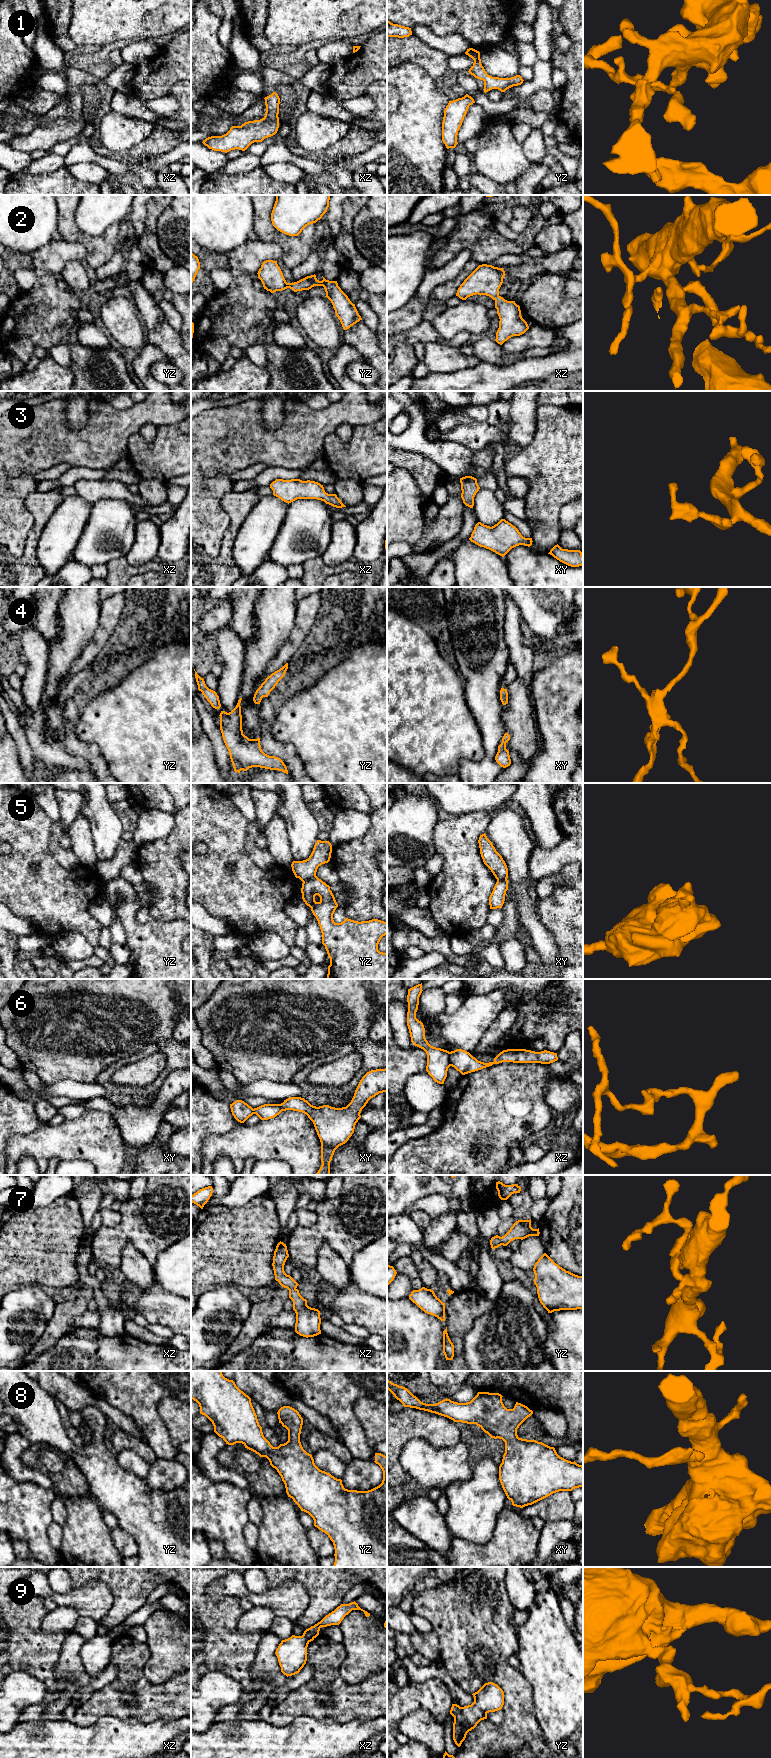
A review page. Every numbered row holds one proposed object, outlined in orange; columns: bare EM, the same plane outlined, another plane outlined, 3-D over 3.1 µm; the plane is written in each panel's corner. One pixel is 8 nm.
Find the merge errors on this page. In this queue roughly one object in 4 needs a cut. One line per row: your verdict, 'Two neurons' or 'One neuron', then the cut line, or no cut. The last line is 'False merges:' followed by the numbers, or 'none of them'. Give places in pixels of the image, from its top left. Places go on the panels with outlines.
1: One neuron. No split
2: One neuron. No split
3: One neuron. No split
4: One neuron. No split
5: Two neurons. Split along yz (315, 875), (303, 882)
6: Two neurons. Split along xz (448, 1052), (451, 1065)
7: One neuron. No split
8: One neuron. No split
9: Two neurons. Split along yz (461, 1707), (454, 1718)
False merges: 5, 6, 9

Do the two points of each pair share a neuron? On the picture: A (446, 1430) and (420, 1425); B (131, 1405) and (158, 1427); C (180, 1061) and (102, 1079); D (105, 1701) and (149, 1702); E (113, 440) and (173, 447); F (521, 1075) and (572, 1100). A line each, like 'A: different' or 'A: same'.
A: same
B: same
C: same
D: same
E: different
F: different

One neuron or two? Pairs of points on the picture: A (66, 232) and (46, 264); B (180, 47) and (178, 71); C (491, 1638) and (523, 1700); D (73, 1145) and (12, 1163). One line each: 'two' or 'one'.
A: two
B: one
C: one
D: one

